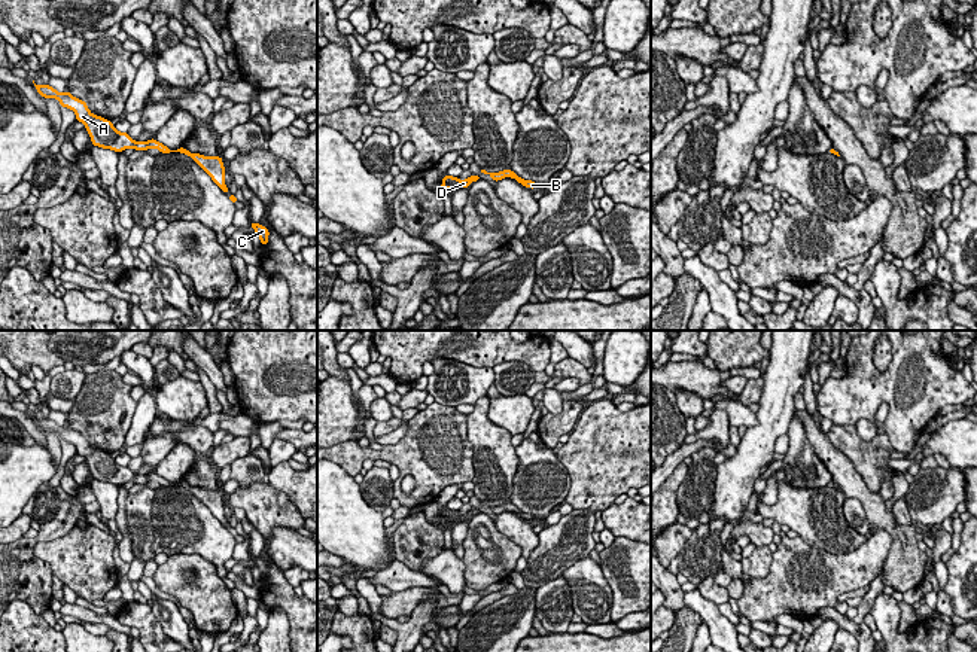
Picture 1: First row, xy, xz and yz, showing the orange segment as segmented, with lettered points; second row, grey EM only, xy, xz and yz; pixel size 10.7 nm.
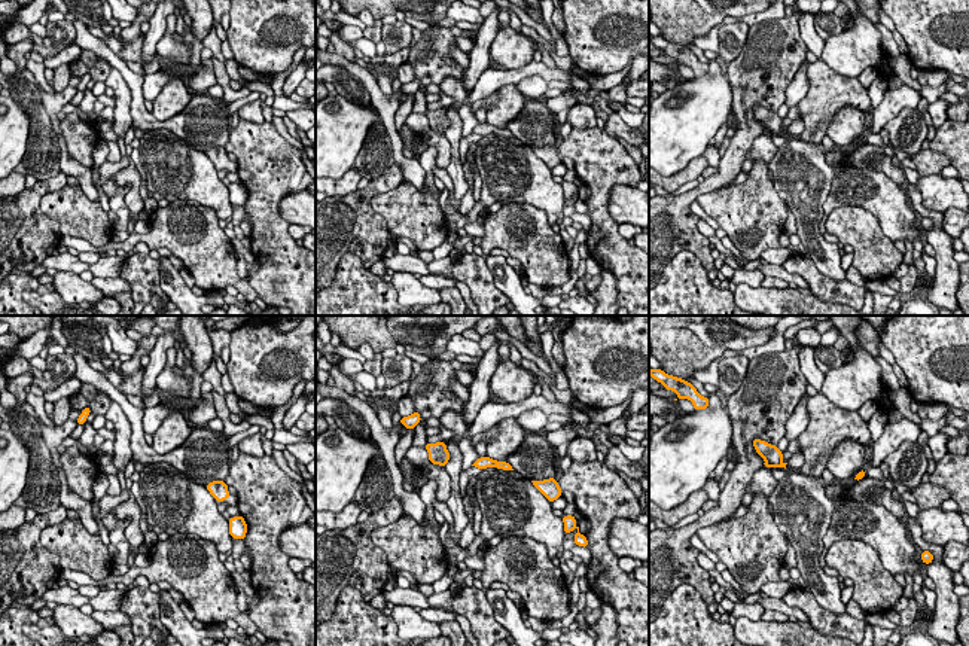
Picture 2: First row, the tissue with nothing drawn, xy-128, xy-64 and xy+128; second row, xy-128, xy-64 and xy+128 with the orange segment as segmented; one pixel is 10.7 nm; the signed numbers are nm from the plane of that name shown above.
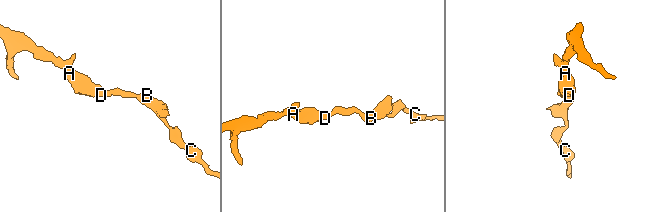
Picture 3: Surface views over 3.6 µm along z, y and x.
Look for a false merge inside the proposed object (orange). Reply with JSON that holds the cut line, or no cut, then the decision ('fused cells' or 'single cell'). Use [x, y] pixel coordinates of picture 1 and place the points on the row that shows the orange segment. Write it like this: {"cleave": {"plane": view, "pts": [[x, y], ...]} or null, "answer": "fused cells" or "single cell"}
{"cleave": null, "answer": "single cell"}

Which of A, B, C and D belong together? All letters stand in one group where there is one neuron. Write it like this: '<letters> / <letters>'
A B C D

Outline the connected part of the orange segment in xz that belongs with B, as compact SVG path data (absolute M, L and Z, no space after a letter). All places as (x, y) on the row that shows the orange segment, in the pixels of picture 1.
M480 168L480 174L481 173L488 174L494 182L499 182L499 180L502 180L505 177L511 177L511 179L515 179L518 183L521 183L526 188L535 189L538 186L532 180L524 180L524 179L518 177L517 173L514 173L512 170L503 170L503 171L499 171L499 173L488 173L487 170Z

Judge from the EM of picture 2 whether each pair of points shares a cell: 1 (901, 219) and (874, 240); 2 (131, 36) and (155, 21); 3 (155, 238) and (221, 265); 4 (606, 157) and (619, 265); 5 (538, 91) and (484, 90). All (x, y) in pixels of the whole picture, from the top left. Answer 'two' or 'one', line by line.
1: two
2: two
3: one
4: one
5: two

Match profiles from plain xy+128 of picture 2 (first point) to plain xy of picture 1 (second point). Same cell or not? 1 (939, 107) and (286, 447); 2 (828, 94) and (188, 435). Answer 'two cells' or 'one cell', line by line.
1: one cell
2: one cell

